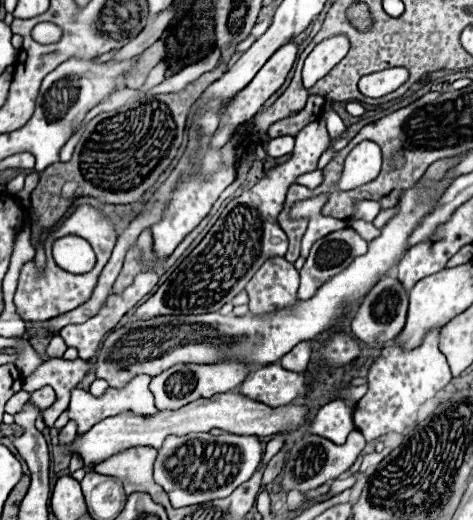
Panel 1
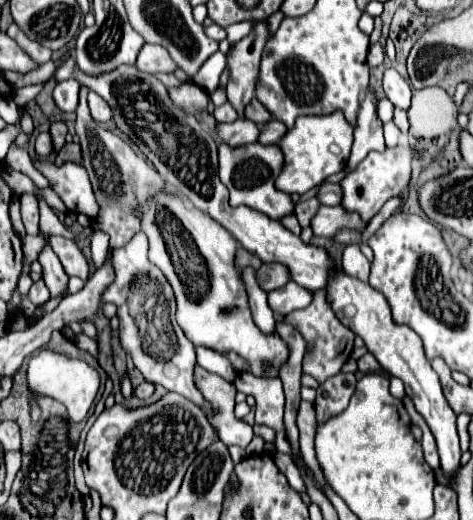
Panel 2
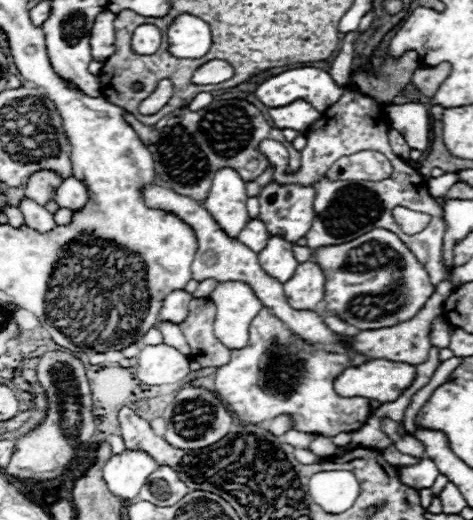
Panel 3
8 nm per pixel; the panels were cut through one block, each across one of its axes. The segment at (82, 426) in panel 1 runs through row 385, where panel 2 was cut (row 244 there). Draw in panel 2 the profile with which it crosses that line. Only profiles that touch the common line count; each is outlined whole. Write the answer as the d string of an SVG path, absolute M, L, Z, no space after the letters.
M138 232L126 246L114 250L112 264L116 270L116 280L106 288L104 302L114 302L118 306L122 348L130 352L134 366L140 370L144 380L160 384L170 392L178 392L208 412L210 406L194 386L194 346L186 340L184 332L174 320L174 292L164 274L148 260L148 238L144 232Z

